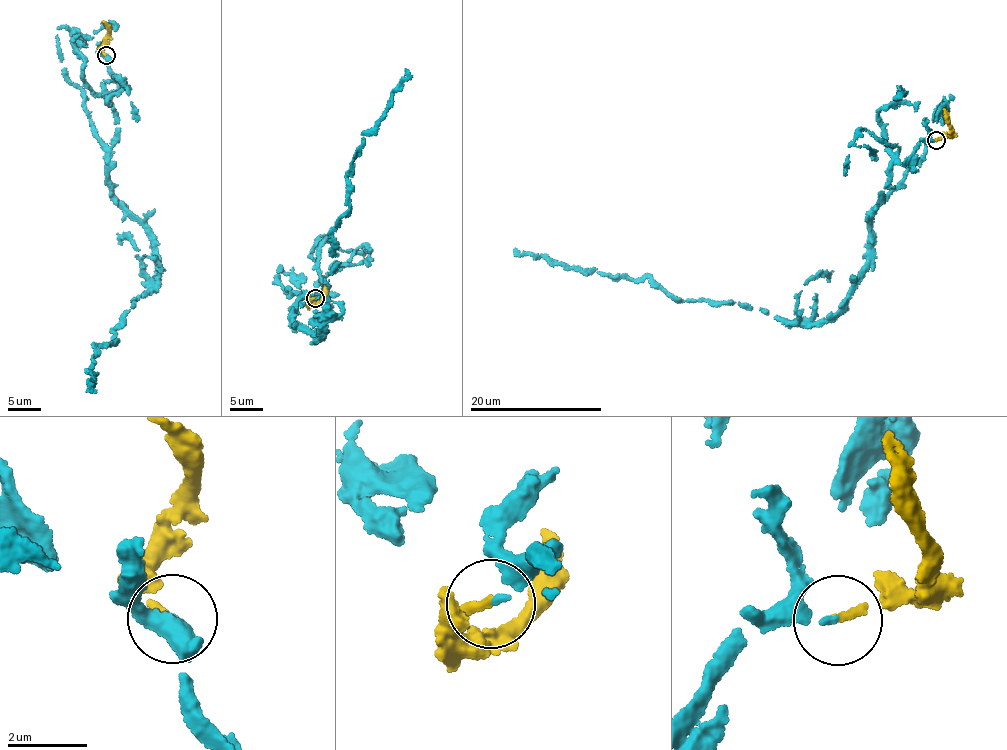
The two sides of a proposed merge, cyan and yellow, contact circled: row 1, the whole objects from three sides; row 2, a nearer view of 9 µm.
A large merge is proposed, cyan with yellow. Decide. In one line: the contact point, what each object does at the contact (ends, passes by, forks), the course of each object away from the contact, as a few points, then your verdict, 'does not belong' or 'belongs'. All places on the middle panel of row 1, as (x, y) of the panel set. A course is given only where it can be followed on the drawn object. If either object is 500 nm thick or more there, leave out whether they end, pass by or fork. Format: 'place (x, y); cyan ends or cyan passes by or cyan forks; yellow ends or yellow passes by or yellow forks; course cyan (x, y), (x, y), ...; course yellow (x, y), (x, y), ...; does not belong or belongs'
place (315, 298); cyan ends; yellow ends; course cyan (314, 298), (325, 284), (290, 312), (313, 340), (350, 162), (405, 68); course yellow (314, 298), (309, 303), (322, 298), (324, 285); belongs

